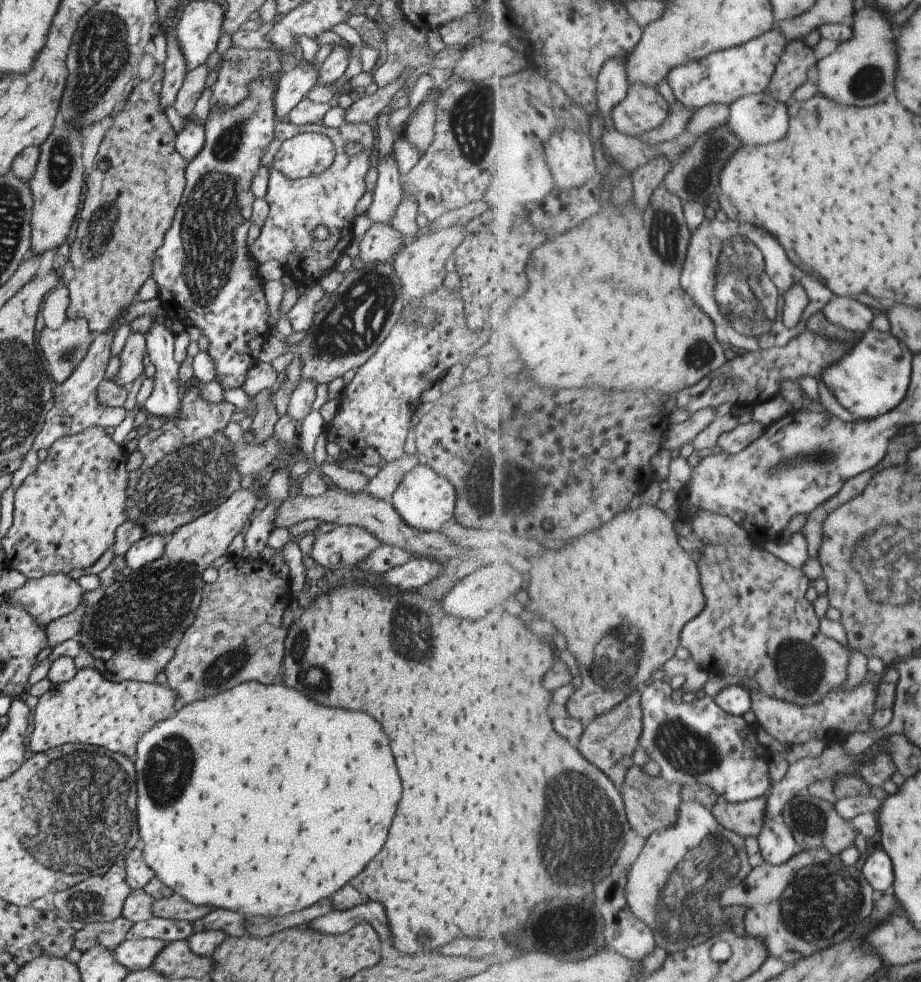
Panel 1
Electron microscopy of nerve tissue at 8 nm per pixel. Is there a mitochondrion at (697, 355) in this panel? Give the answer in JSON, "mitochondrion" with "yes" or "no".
{"mitochondrion":"yes"}

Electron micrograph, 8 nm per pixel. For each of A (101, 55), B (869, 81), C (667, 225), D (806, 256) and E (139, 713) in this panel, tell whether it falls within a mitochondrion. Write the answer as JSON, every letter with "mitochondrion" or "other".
{"A":"mitochondrion","B":"mitochondrion","C":"mitochondrion","D":"other","E":"other"}

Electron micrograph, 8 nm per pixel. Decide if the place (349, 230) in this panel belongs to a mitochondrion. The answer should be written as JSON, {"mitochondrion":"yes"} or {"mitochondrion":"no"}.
{"mitochondrion":"no"}

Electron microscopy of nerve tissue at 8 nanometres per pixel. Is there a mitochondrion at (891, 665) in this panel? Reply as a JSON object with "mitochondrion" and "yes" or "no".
{"mitochondrion":"no"}

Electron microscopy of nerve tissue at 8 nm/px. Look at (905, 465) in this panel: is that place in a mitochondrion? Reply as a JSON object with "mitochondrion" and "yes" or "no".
{"mitochondrion":"no"}

